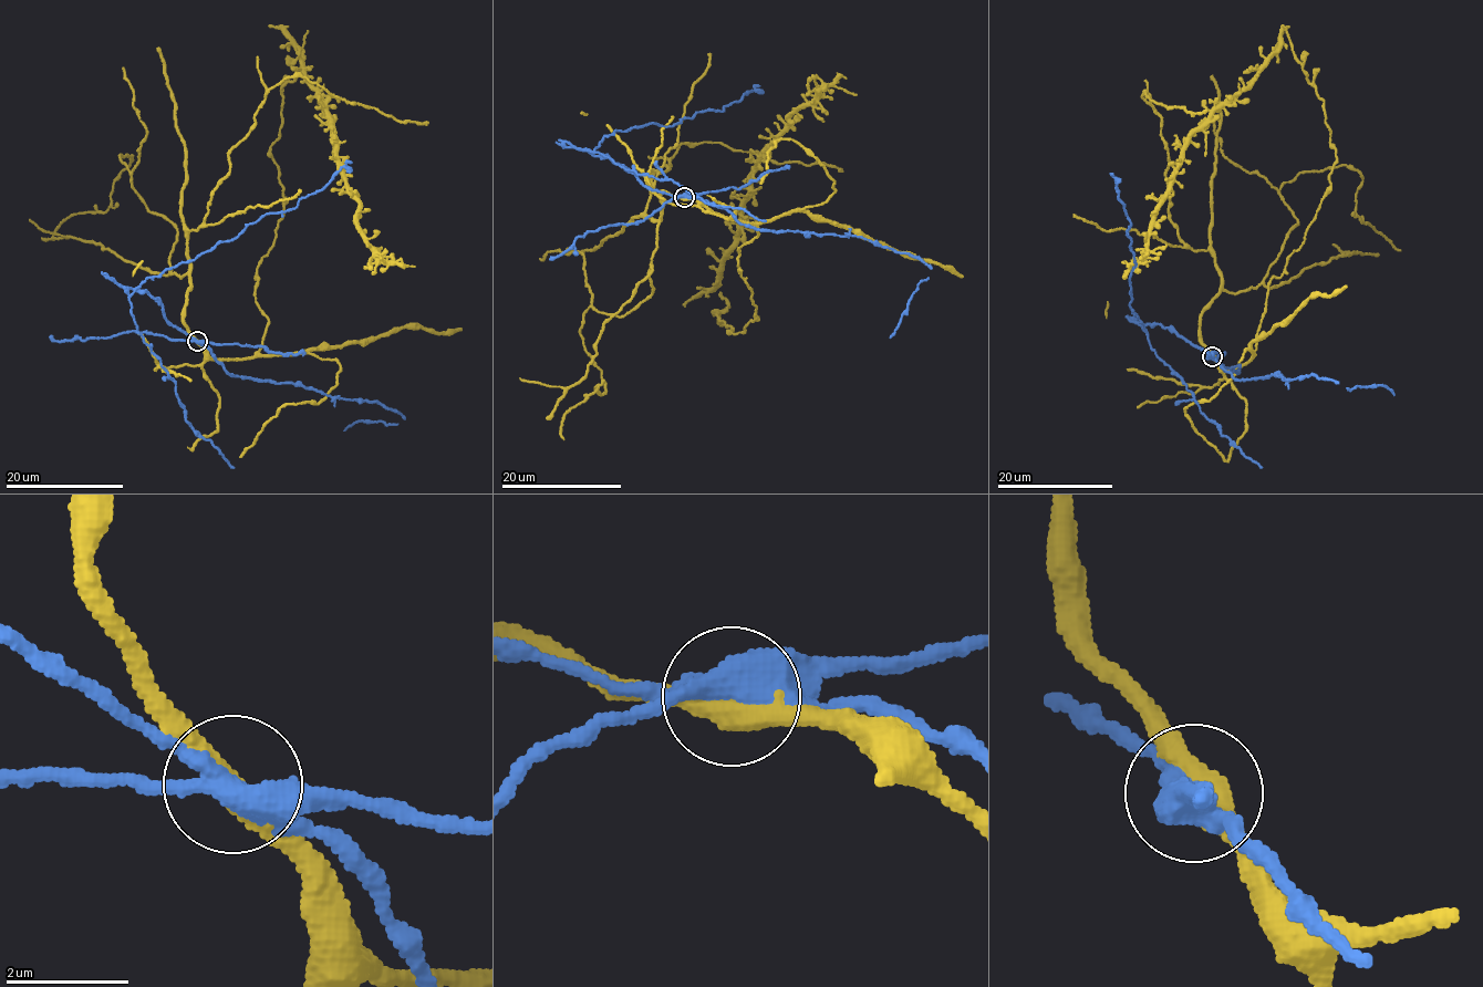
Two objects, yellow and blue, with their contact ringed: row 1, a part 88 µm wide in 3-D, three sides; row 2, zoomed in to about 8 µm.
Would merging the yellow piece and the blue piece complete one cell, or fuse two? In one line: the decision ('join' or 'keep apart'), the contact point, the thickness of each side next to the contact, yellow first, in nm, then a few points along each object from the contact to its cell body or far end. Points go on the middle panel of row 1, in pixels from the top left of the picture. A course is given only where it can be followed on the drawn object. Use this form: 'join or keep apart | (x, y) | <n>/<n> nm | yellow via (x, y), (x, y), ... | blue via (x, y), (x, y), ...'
keep apart | (684, 197) | 380/400 nm | yellow via (685, 196), (756, 227), (737, 251), (756, 311), (740, 332), (715, 291), (753, 176), (823, 90), (857, 95) | blue via (685, 196), (651, 189), (590, 152), (616, 130), (723, 112), (760, 86)

